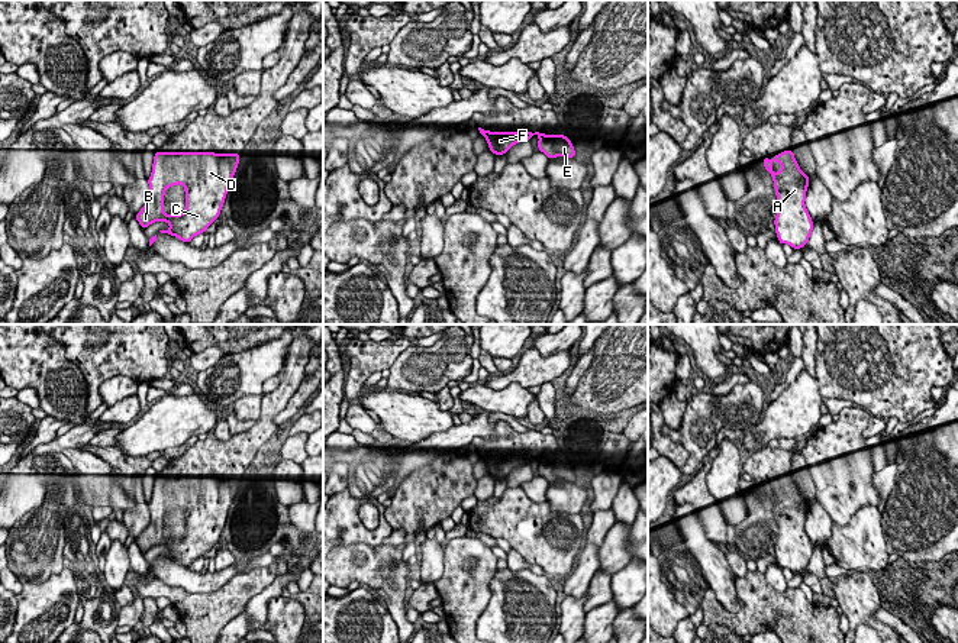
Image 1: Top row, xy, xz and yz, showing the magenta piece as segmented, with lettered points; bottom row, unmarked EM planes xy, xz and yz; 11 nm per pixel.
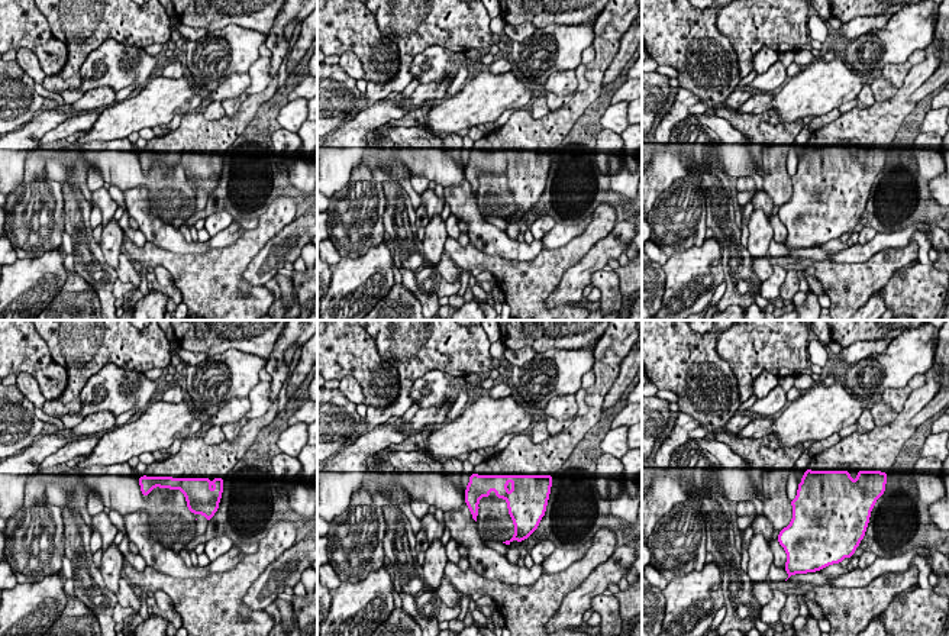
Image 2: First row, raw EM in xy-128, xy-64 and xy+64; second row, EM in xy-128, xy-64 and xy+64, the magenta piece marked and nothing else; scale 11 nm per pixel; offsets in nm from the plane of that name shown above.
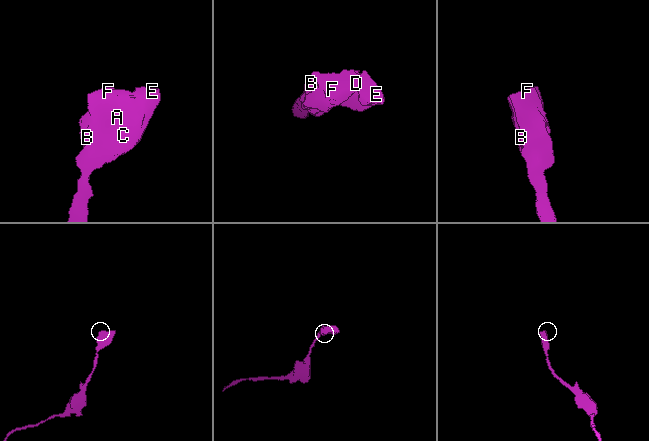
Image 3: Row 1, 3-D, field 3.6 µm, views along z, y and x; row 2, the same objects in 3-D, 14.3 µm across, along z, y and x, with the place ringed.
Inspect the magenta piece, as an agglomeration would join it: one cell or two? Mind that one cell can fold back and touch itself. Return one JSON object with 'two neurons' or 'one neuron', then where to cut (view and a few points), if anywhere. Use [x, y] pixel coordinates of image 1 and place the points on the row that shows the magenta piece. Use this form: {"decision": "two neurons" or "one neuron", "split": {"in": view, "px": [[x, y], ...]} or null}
{"decision": "one neuron", "split": null}

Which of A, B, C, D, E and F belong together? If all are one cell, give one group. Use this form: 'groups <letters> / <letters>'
groups A B C D E F

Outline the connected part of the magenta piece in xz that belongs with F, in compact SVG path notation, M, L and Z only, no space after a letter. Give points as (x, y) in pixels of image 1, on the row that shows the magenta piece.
M478 127L478 130L487 139L488 148L494 155L504 155L515 143L529 140L533 135L538 135L538 148L549 159L554 159L555 156L575 156L571 140L564 135L545 135L539 132L488 132L481 127Z

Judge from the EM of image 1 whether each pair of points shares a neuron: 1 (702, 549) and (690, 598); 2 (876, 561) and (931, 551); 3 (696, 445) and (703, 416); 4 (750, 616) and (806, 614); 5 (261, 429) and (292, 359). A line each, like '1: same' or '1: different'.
1: different
2: different
3: same
4: same
5: same

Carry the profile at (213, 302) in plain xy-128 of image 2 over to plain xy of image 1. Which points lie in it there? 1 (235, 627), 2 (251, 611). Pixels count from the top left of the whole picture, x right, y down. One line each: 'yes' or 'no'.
1: no
2: no

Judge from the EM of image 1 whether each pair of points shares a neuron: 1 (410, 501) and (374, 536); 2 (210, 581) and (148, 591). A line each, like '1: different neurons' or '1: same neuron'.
1: different neurons
2: different neurons

